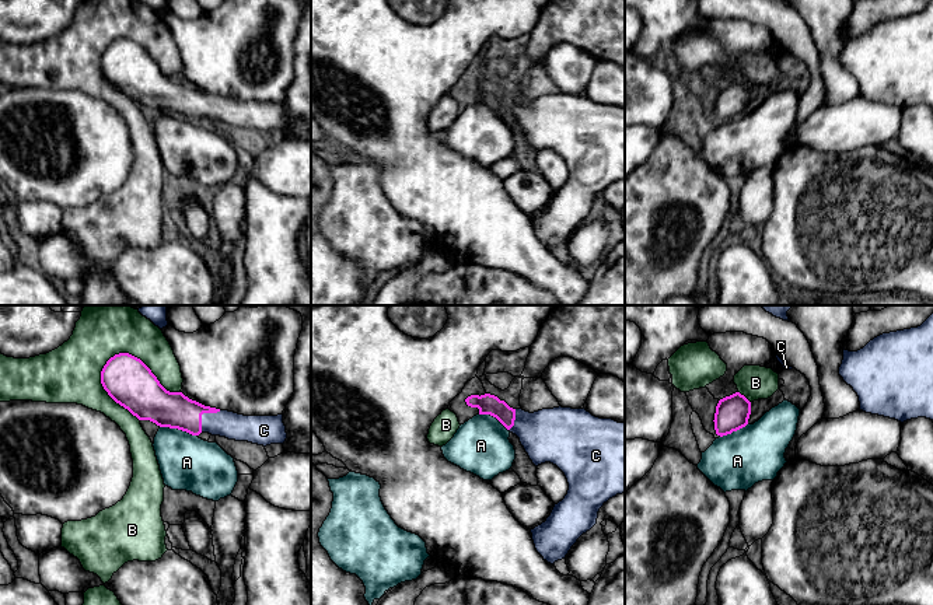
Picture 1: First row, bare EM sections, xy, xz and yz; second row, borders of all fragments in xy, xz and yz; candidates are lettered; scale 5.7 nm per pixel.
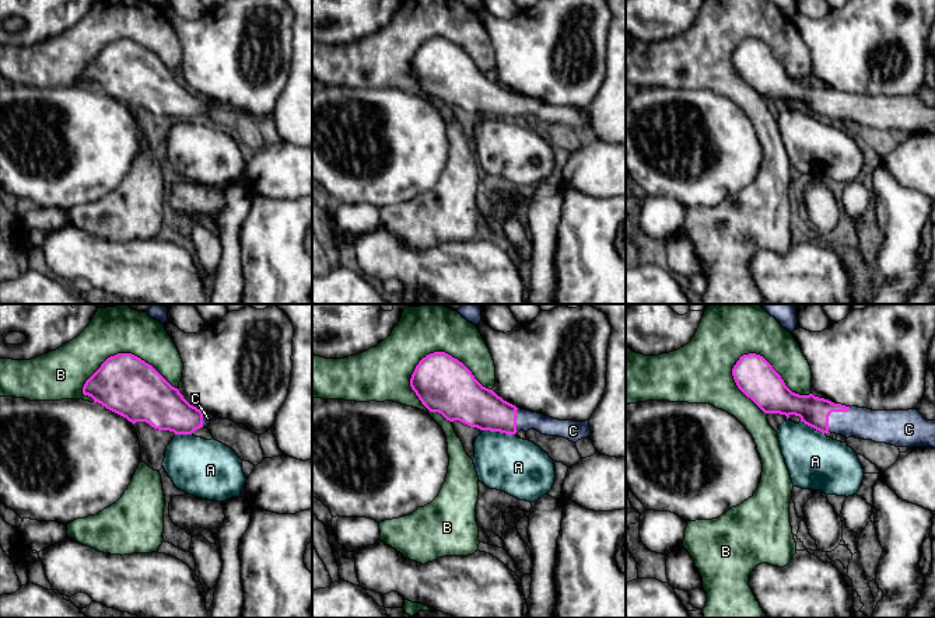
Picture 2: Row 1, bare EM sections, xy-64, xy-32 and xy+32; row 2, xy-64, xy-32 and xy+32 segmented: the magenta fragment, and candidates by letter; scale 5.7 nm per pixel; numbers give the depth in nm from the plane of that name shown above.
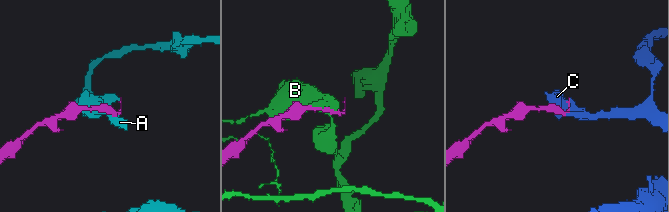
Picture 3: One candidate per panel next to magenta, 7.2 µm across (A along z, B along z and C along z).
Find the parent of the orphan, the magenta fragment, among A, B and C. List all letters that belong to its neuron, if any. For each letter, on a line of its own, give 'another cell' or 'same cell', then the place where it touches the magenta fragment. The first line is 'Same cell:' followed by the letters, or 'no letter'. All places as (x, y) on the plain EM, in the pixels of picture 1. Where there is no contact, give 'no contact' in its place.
Same cell: C
A: another cell | xy (178, 115)
B: another cell | xy (140, 46)
C: same cell | xy (202, 100)

